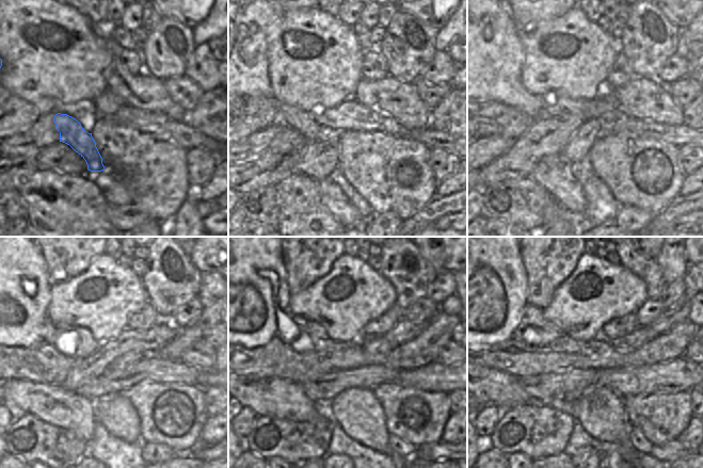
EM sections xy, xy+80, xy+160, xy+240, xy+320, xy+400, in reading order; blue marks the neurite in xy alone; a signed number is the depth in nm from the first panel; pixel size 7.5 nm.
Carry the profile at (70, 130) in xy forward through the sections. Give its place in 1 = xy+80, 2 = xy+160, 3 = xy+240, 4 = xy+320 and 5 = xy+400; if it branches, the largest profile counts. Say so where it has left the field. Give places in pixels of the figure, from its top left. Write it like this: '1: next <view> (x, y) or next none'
1: next xy+80 (290, 116)
2: next xy+160 (489, 55)
3: next xy+240 (11, 293)
4: next xy+320 (250, 283)
5: next xy+400 (489, 283)

